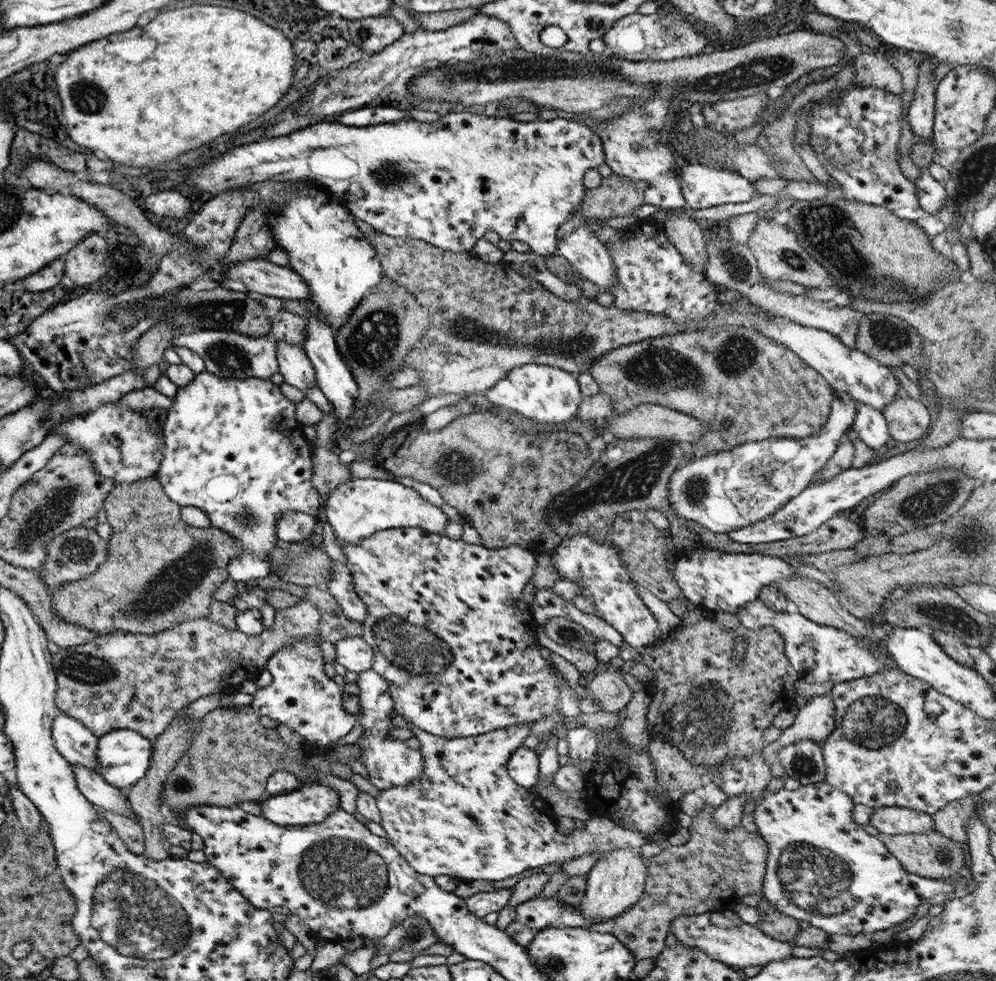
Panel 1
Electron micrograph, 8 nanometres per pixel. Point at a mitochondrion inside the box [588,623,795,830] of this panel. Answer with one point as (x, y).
(714, 717)

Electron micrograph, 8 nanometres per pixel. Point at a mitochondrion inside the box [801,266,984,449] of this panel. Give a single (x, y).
(891, 337)

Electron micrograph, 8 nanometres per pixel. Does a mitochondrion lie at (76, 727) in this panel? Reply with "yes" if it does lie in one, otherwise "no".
no

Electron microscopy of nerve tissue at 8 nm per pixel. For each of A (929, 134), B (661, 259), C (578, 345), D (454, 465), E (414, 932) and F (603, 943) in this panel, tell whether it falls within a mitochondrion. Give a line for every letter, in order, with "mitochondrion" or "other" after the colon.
A: other
B: other
C: mitochondrion
D: mitochondrion
E: mitochondrion
F: other

